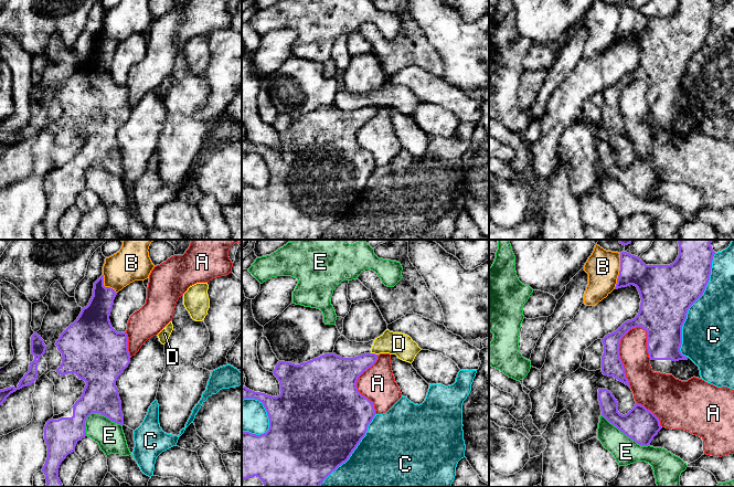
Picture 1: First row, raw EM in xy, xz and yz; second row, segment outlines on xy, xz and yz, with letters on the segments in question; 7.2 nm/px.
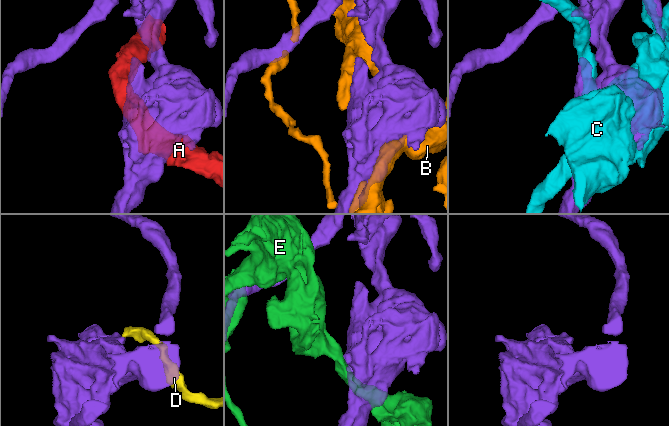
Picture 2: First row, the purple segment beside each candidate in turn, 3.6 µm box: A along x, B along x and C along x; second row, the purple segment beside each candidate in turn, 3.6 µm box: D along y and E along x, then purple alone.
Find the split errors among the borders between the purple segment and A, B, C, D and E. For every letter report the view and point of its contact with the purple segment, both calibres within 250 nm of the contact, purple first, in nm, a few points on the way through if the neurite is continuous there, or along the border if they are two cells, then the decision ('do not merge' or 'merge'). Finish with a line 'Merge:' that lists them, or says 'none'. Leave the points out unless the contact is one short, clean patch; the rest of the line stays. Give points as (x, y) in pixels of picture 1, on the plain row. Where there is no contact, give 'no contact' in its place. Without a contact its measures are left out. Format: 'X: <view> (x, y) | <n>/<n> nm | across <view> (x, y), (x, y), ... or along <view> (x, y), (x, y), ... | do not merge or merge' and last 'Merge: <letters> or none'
A: yz (618, 106) | 160/200 nm | do not merge
B: yz (619, 23) | 240/240 nm | do not merge
C: yz (692, 56) | 400/380 nm | do not merge
D: xz (374, 106) | 200/170 nm | along xz (371, 105), (378, 107) | do not merge
E: xy (103, 167) | 260/200 nm | do not merge
Merge: none

